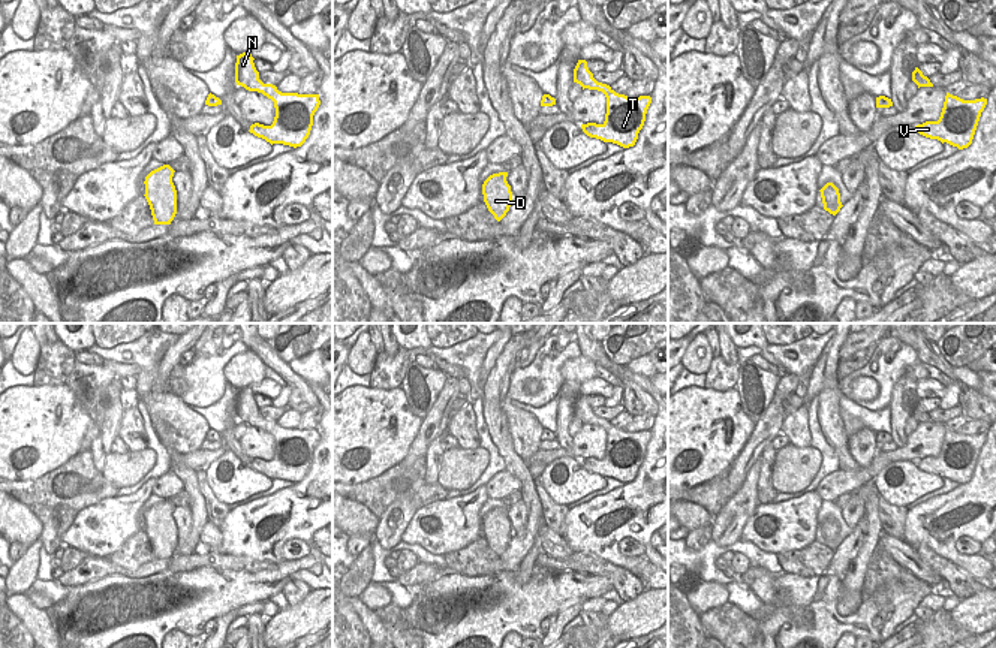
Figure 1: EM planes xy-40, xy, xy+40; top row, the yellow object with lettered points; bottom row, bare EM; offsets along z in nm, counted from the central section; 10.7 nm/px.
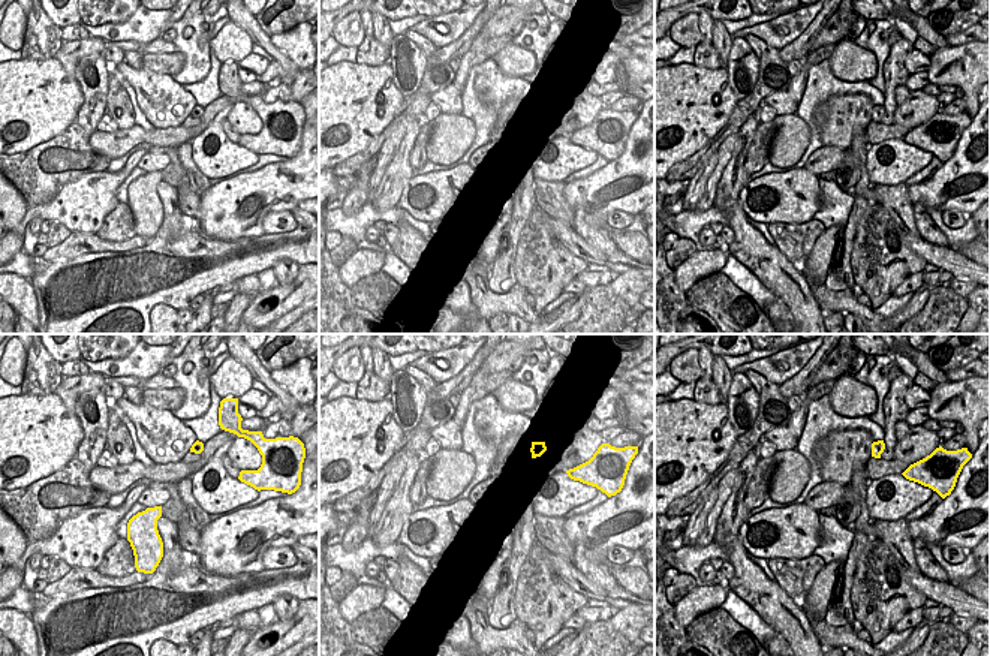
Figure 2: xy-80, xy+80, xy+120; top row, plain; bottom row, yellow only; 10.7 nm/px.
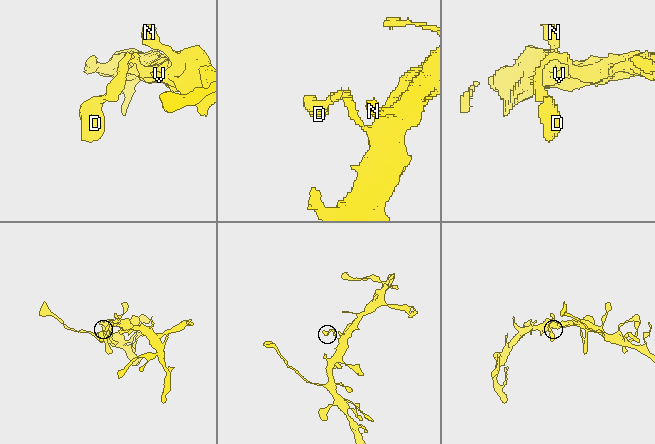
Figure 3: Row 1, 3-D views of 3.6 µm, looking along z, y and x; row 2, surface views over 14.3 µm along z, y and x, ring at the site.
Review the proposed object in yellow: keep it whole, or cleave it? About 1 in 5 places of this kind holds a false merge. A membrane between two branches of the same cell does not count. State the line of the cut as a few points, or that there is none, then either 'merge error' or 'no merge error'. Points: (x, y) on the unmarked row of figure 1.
no cut | no merge error

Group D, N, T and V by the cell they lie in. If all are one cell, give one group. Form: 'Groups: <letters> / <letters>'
Groups: D N T V

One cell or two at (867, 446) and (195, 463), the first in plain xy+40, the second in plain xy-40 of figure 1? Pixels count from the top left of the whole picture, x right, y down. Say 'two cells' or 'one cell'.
two cells

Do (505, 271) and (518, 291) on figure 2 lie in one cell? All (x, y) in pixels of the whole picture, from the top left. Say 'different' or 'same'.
different

